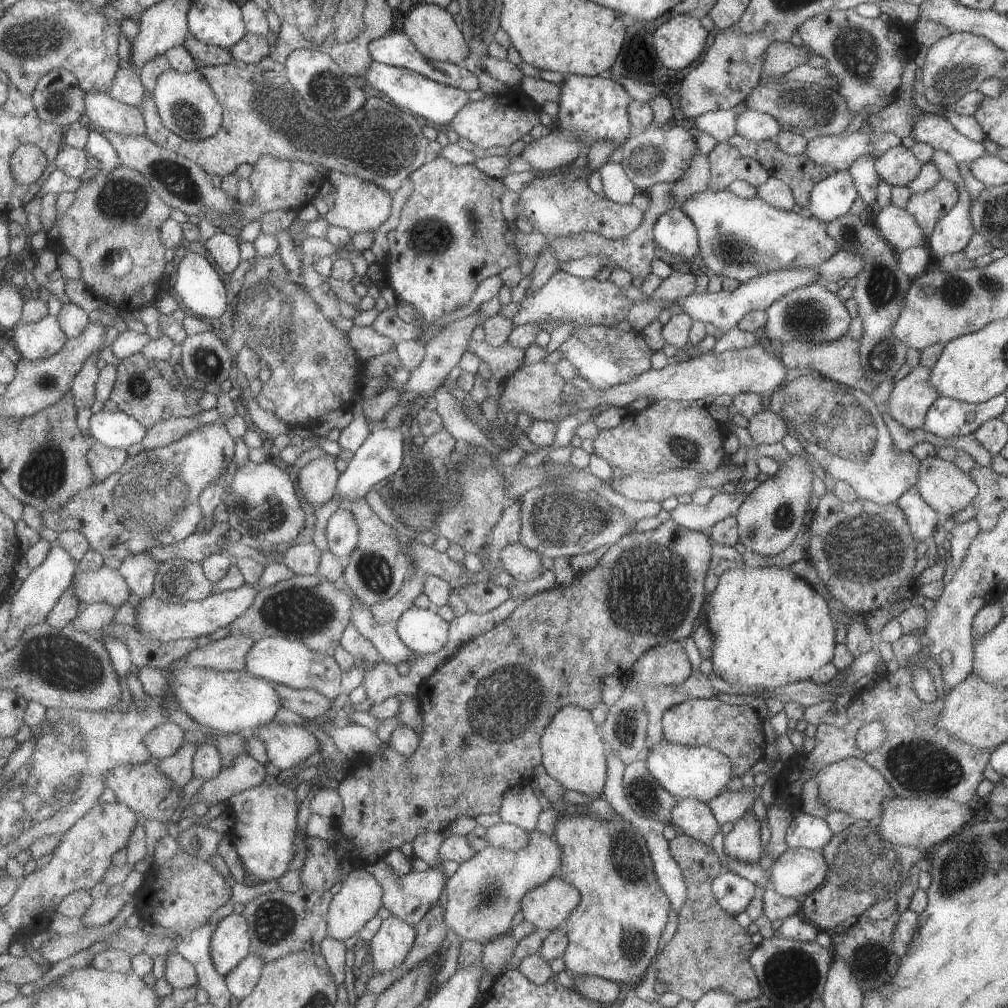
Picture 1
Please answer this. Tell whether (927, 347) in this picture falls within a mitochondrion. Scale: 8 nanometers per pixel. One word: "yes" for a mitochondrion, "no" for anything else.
no

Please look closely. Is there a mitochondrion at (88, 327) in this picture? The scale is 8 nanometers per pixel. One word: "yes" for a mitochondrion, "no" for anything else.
no

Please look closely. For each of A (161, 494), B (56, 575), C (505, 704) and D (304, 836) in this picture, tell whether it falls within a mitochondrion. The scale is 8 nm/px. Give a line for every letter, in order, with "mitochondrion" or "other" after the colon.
A: mitochondrion
B: other
C: mitochondrion
D: other

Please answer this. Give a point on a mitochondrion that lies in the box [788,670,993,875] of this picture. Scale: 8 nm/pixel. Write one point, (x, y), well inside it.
(928, 768)

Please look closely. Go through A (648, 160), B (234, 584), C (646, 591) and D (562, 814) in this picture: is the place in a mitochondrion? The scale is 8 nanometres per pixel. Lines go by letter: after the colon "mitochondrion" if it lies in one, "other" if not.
A: mitochondrion
B: other
C: mitochondrion
D: other

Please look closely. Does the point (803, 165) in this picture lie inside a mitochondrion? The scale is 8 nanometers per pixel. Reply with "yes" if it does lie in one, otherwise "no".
no

